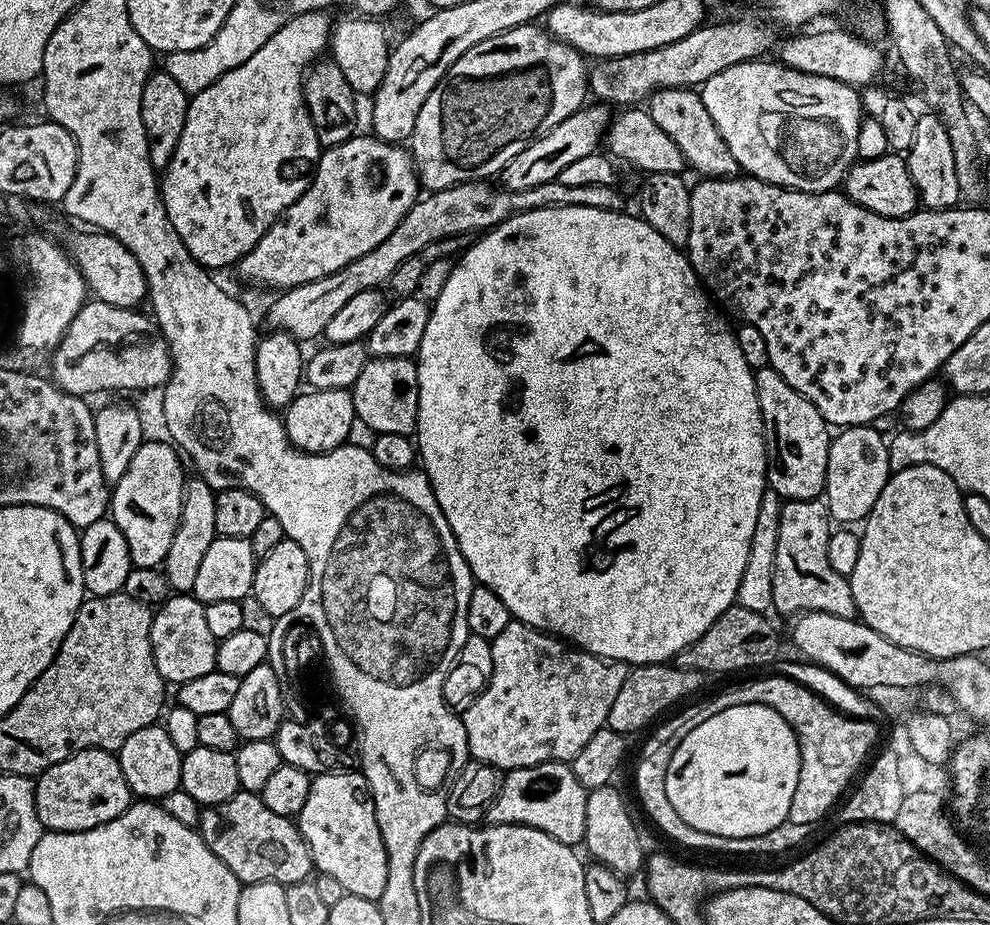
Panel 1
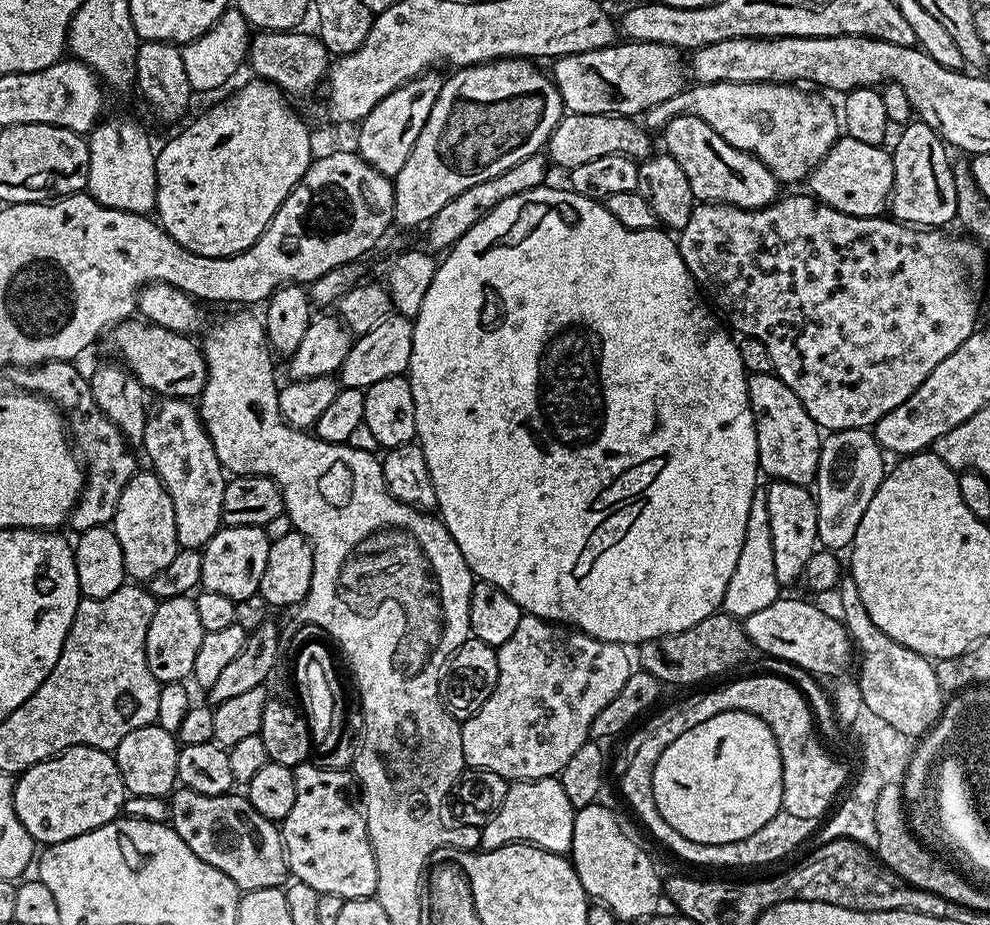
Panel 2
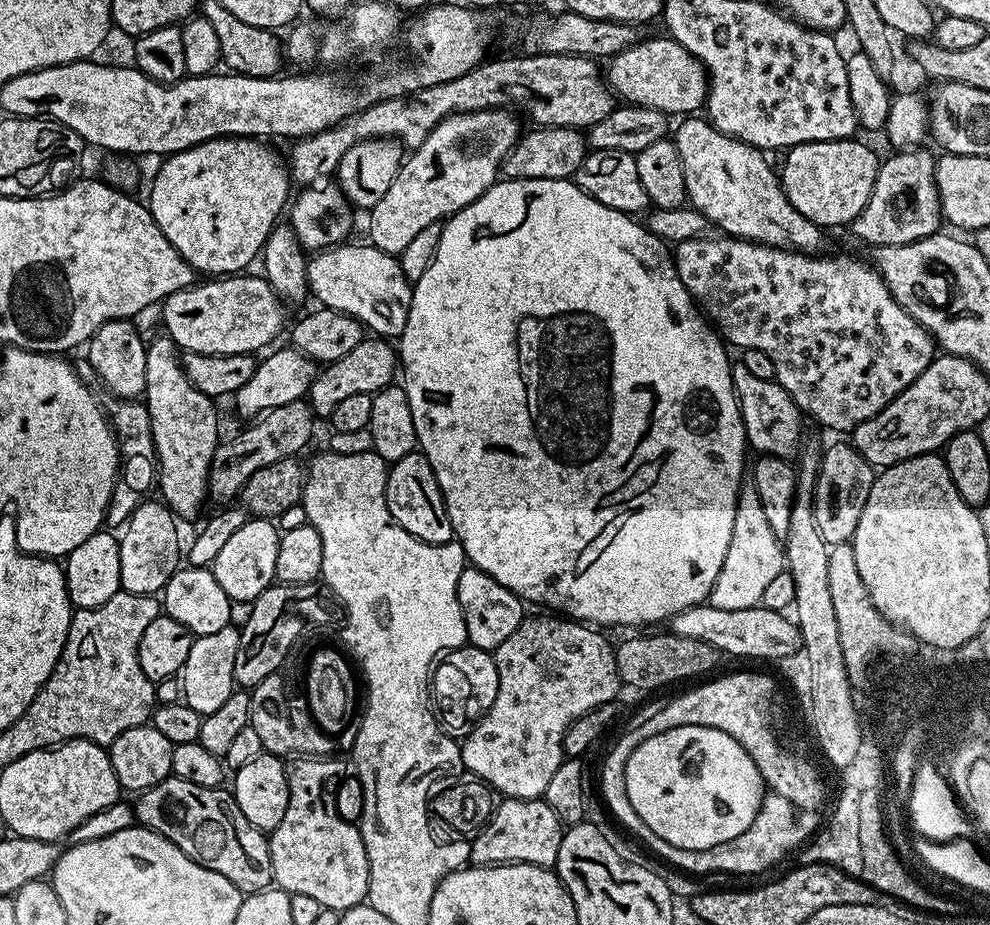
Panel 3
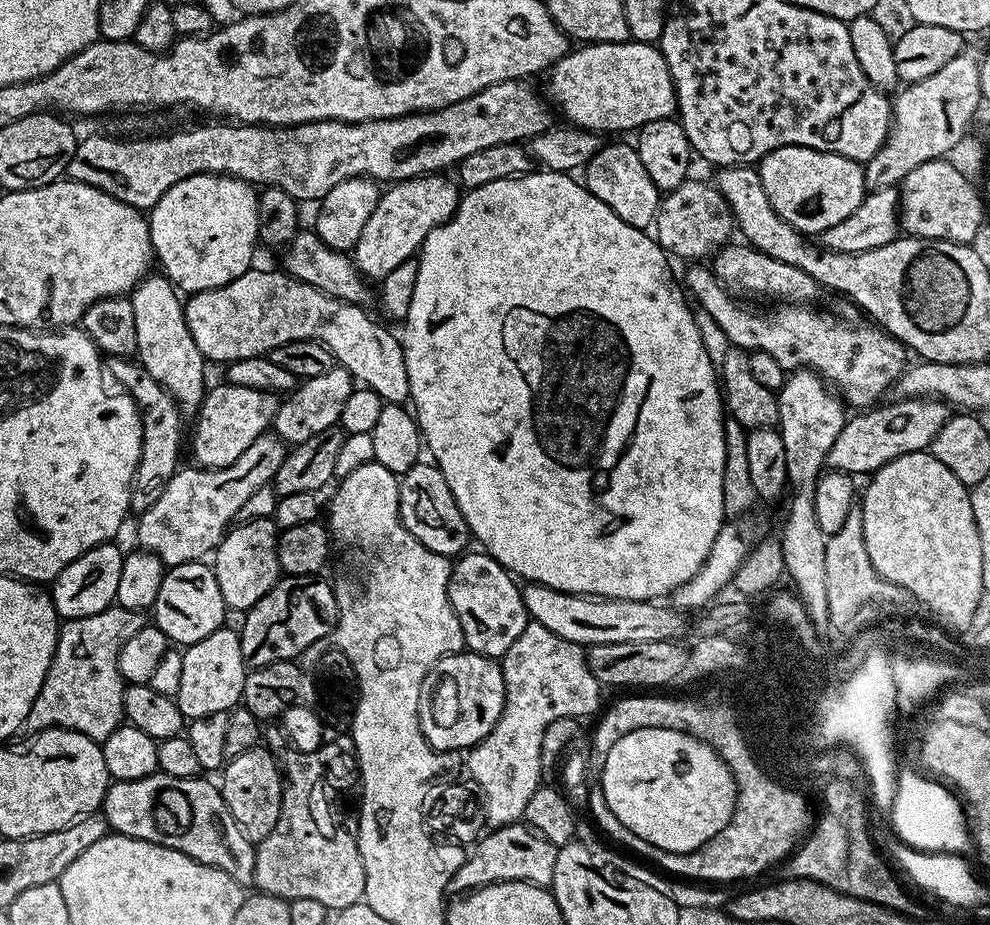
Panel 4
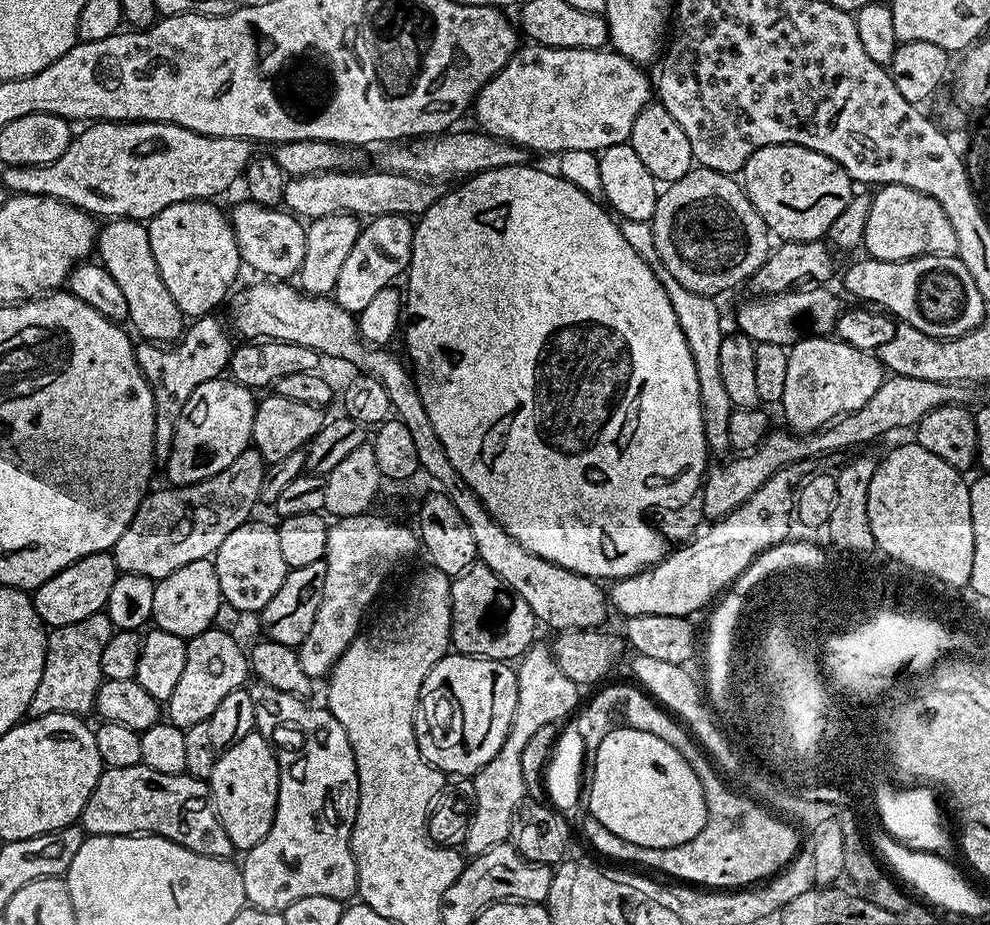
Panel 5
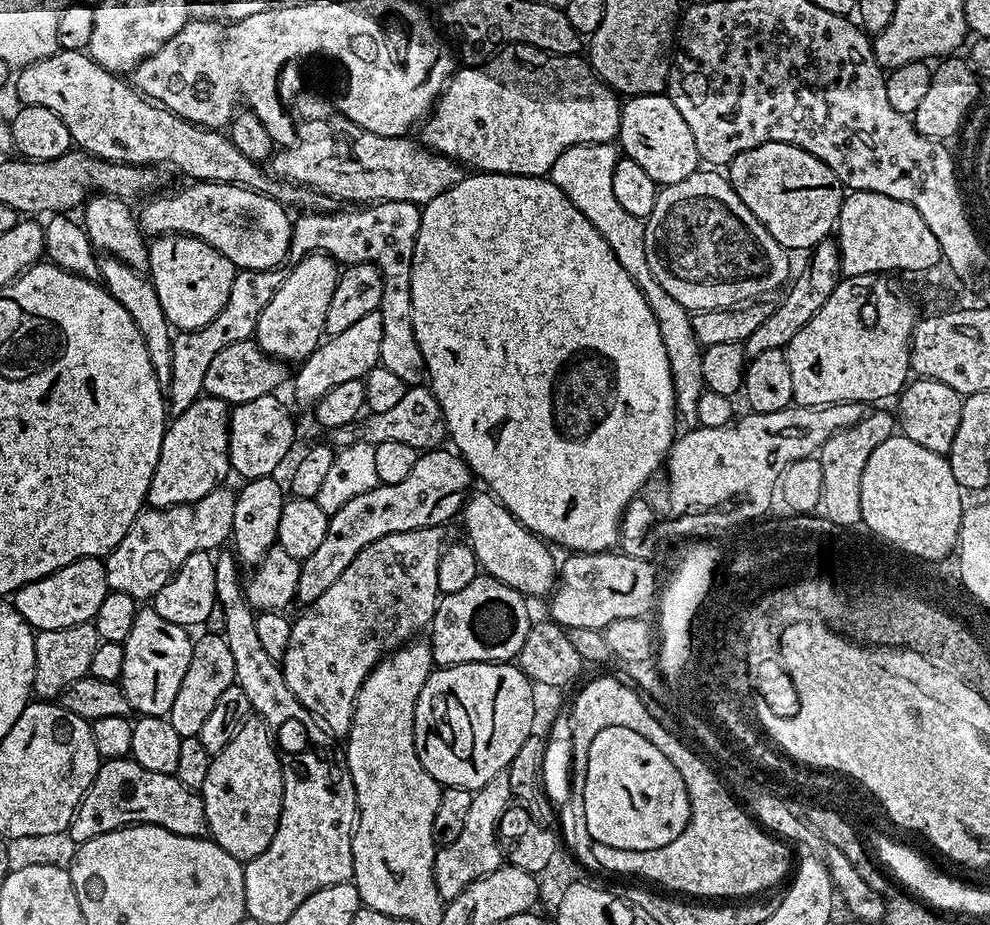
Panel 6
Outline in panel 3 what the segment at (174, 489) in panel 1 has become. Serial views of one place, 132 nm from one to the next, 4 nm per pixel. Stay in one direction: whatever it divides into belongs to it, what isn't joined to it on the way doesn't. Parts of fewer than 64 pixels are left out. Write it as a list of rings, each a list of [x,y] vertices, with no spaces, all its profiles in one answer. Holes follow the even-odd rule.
[[[145,499],[137,506],[118,536],[120,587],[123,591],[139,596],[156,596],[163,593],[164,587],[182,564],[180,532],[176,529],[177,517],[167,504],[159,499],[156,499],[157,501],[152,499]]]

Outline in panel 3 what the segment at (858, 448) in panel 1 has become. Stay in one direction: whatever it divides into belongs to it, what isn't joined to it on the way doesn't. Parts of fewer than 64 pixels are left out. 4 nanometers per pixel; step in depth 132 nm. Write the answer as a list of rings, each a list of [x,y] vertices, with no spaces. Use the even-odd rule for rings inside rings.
[[[851,443],[832,444],[823,449],[820,457],[820,472],[816,476],[816,497],[814,498],[814,518],[818,522],[818,534],[827,544],[849,543],[858,530],[858,518],[870,498],[870,486],[876,480],[877,469],[873,468]]]

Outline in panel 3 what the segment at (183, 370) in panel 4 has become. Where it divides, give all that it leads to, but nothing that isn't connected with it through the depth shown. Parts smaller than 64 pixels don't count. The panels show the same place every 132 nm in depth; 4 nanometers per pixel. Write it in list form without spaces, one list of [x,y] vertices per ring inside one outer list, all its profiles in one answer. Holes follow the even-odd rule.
[[[160,334],[156,341],[148,344],[146,354],[146,386],[142,402],[148,407],[150,414],[150,430],[154,430],[154,450],[156,451],[156,467],[158,469],[158,492],[163,503],[172,509],[177,517],[196,516],[204,499],[209,499],[208,471],[212,468],[212,459],[221,443],[220,420],[216,417],[217,401],[213,397],[202,394],[186,378],[183,363],[178,359],[176,343],[167,334]]]

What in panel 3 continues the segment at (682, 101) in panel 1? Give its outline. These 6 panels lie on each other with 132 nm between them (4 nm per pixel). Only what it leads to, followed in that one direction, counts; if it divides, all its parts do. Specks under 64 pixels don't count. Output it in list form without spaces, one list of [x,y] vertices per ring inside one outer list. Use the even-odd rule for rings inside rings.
[[[681,119],[674,139],[678,158],[682,158],[687,203],[708,219],[709,225],[720,227],[721,233],[753,240],[756,244],[769,244],[775,248],[790,248],[797,252],[816,254],[824,244],[825,229],[810,222],[786,198],[777,169],[768,165],[761,149],[722,134],[707,119]]]

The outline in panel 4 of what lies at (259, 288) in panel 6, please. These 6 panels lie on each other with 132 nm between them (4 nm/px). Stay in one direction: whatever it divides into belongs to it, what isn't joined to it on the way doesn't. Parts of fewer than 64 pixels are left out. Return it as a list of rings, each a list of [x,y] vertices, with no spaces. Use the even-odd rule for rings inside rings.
[[[108,356],[103,361],[105,373],[109,377],[116,376],[123,391],[136,404],[140,411],[140,425],[142,426],[142,450],[140,461],[136,467],[136,478],[132,481],[132,497],[130,498],[130,509],[133,513],[139,514],[150,510],[158,498],[162,498],[162,490],[174,478],[174,474],[181,467],[180,442],[185,441],[186,434],[182,432],[180,420],[182,413],[174,402],[174,398],[162,385],[154,382],[150,374],[140,364],[139,360],[126,356]]]

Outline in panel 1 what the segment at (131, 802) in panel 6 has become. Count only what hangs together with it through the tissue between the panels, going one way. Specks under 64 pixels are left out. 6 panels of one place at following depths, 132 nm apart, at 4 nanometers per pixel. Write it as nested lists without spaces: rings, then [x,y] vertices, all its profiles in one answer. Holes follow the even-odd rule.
[[[239,791],[224,804],[208,806],[200,813],[200,836],[214,850],[214,854],[240,879],[241,885],[254,882],[278,882],[282,885],[307,880],[313,875],[312,855],[302,838],[299,827],[289,817],[274,814],[266,807],[259,794]]]

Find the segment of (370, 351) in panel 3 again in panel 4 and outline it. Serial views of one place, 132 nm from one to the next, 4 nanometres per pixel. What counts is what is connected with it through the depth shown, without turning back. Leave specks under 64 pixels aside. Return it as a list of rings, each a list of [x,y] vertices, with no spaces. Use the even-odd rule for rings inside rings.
[[[339,366],[326,370],[326,374],[300,380],[276,405],[276,416],[272,420],[275,435],[279,436],[285,445],[295,446],[306,442],[314,434],[322,434],[322,430],[337,427],[342,406],[346,406],[346,398],[350,398],[353,387],[352,375]]]

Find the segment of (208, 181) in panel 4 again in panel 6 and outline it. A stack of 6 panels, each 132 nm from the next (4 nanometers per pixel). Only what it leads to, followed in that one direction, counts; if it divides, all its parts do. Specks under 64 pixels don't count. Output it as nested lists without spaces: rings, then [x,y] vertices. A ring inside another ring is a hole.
[[[160,238],[149,247],[147,271],[156,272],[154,283],[158,302],[164,304],[164,313],[173,329],[191,330],[206,326],[218,310],[222,310],[238,269],[228,263],[218,250],[200,239]]]

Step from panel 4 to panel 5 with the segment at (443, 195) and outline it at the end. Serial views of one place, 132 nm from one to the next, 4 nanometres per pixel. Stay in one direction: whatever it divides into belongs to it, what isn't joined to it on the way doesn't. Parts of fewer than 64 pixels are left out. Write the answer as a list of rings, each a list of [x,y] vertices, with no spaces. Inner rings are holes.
[[[374,216],[361,227],[360,237],[354,242],[350,254],[346,254],[346,262],[342,262],[342,270],[338,270],[338,278],[334,289],[334,299],[342,310],[359,314],[366,306],[370,306],[374,294],[378,290],[389,287],[393,282],[405,275],[412,261],[412,235],[414,224],[409,217]]]

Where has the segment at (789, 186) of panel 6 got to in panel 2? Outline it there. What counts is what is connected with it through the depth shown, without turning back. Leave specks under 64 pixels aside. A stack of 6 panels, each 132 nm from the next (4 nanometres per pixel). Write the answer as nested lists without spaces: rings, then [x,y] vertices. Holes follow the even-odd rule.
[[[847,134],[841,135],[824,157],[818,162],[818,166],[806,177],[807,191],[816,199],[830,206],[834,210],[842,210],[842,214],[854,214],[855,216],[879,216],[889,207],[889,200],[894,184],[894,162],[891,151],[887,147],[871,144],[870,142],[858,142],[858,138],[850,138]]]

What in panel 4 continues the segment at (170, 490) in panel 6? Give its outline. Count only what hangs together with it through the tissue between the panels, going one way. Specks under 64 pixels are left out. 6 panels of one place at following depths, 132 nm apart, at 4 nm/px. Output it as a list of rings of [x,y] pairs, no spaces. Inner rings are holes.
[[[221,382],[217,388],[209,387],[204,393],[204,400],[200,403],[194,423],[190,430],[190,442],[192,438],[192,456],[201,468],[225,468],[230,466],[238,458],[242,458],[243,452],[249,448],[254,438],[265,435],[272,428],[272,420],[276,416],[277,397],[270,392],[262,390],[250,390],[246,386],[234,386],[227,382]]]

